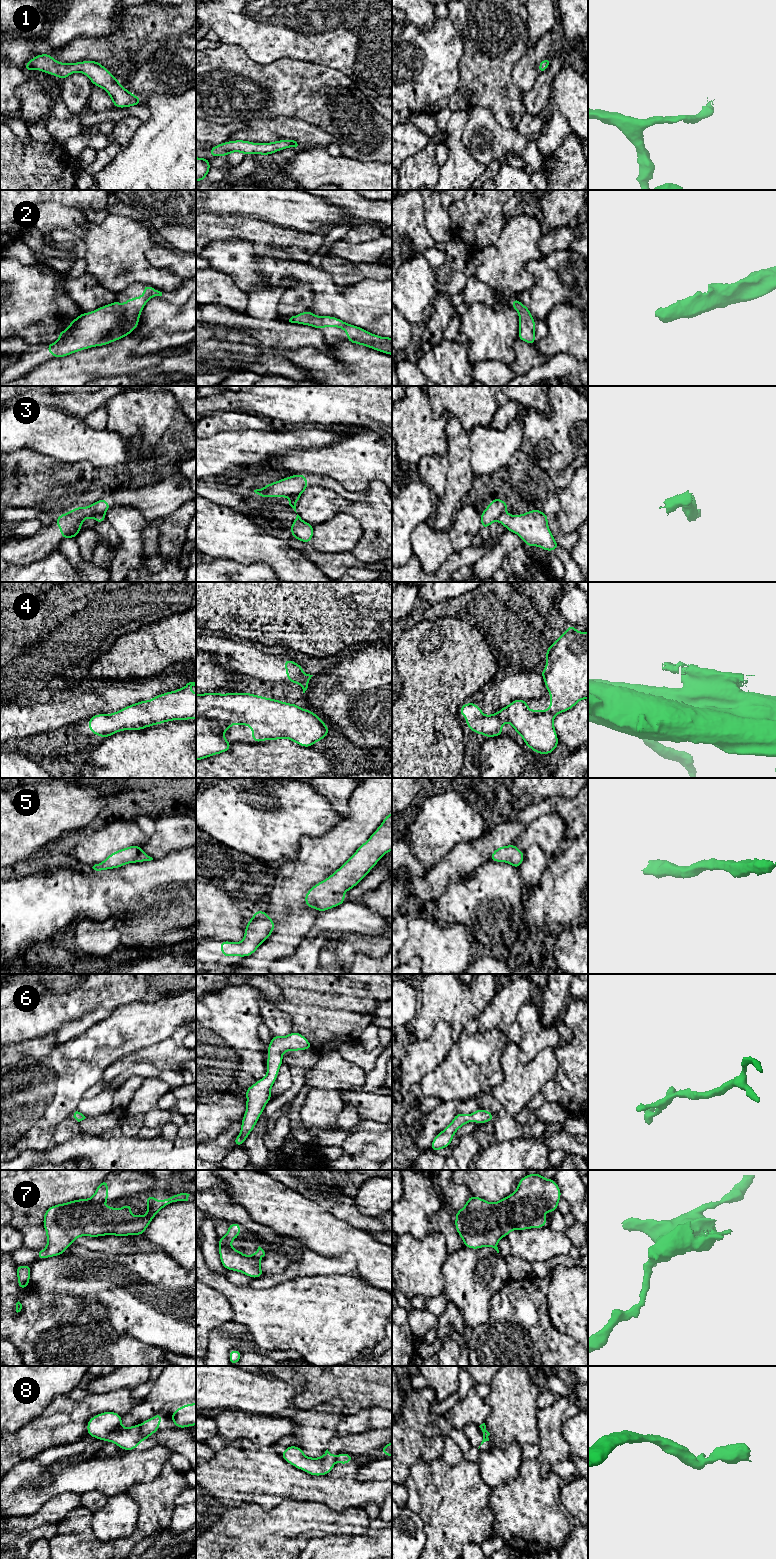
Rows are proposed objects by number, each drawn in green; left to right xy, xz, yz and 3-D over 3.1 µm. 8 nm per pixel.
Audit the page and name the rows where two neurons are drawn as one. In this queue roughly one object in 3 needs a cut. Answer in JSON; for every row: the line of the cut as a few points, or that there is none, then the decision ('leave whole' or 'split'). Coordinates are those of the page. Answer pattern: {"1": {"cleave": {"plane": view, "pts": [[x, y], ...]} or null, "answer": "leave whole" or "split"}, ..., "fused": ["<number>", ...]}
{"1": {"cleave": null, "answer": "leave whole"}, "2": {"cleave": null, "answer": "leave whole"}, "3": {"cleave": {"plane": "xz", "pts": [[299, 494], [294, 494], [289, 498]]}, "answer": "split"}, "4": {"cleave": {"plane": "yz", "pts": [[498, 713], [499, 726], [492, 733], [485, 735]]}, "answer": "split"}, "5": {"cleave": null, "answer": "leave whole"}, "6": {"cleave": null, "answer": "leave whole"}, "7": {"cleave": null, "answer": "leave whole"}, "8": {"cleave": {"plane": "xy", "pts": [[139, 1425], [140, 1432], [145, 1438]]}, "answer": "split"}, "fused": ["3", "4", "8"]}

